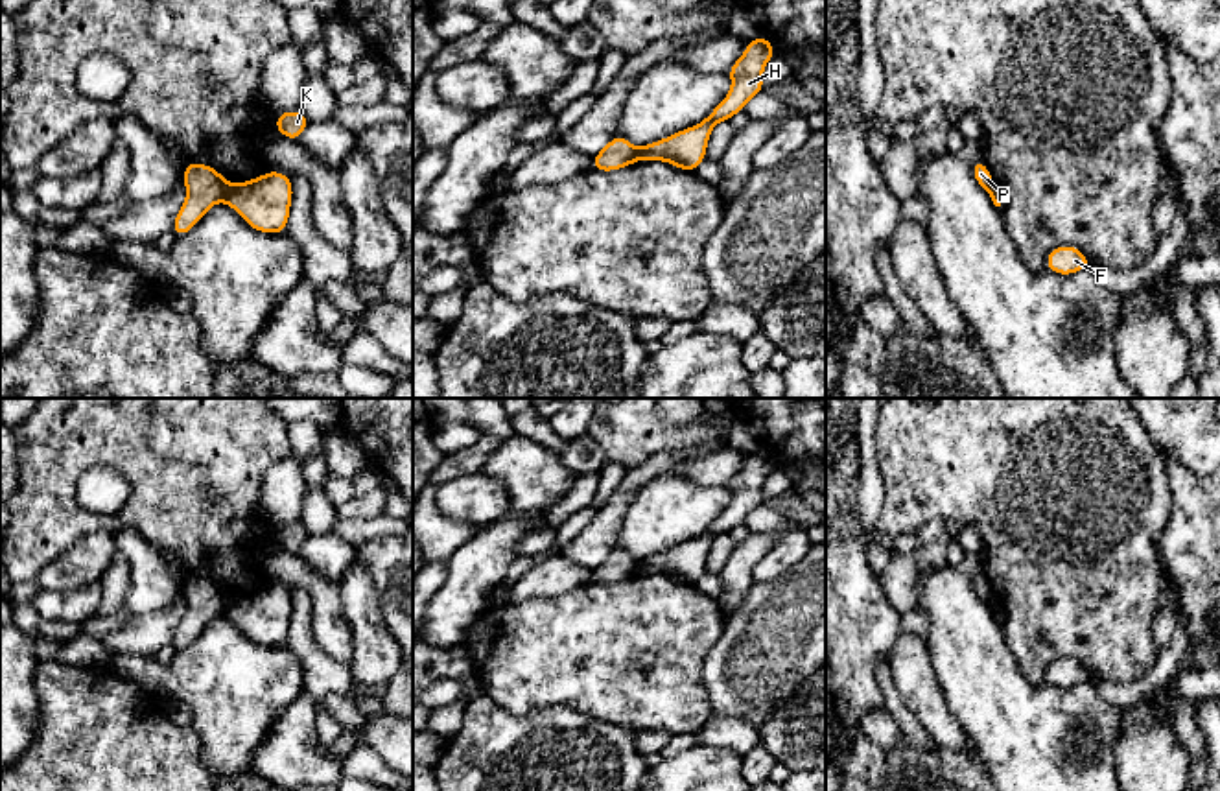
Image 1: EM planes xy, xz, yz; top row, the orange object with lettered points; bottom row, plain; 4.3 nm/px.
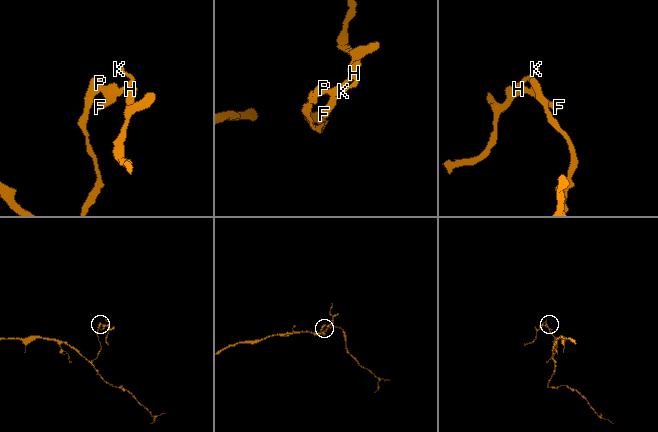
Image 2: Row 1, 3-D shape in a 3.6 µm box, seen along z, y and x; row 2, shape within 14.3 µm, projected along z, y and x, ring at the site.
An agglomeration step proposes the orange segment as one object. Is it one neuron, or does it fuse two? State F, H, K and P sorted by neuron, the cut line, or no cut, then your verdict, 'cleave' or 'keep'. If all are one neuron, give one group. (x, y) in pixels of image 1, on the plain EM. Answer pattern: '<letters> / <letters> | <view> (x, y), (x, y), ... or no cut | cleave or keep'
F H K / P | xy (229, 598), (222, 611) | cleave

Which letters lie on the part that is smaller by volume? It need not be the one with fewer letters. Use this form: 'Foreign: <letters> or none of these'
Foreign: F, H, K

